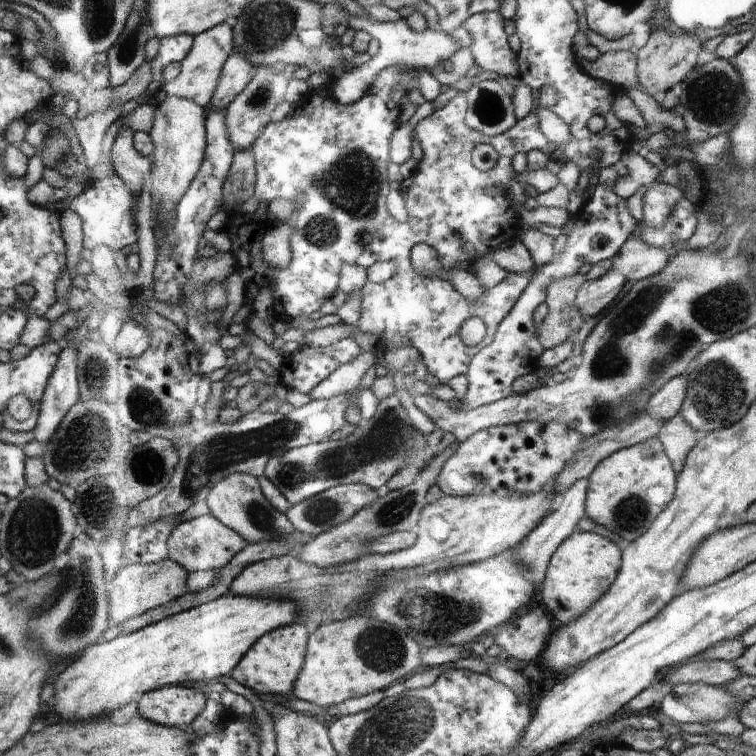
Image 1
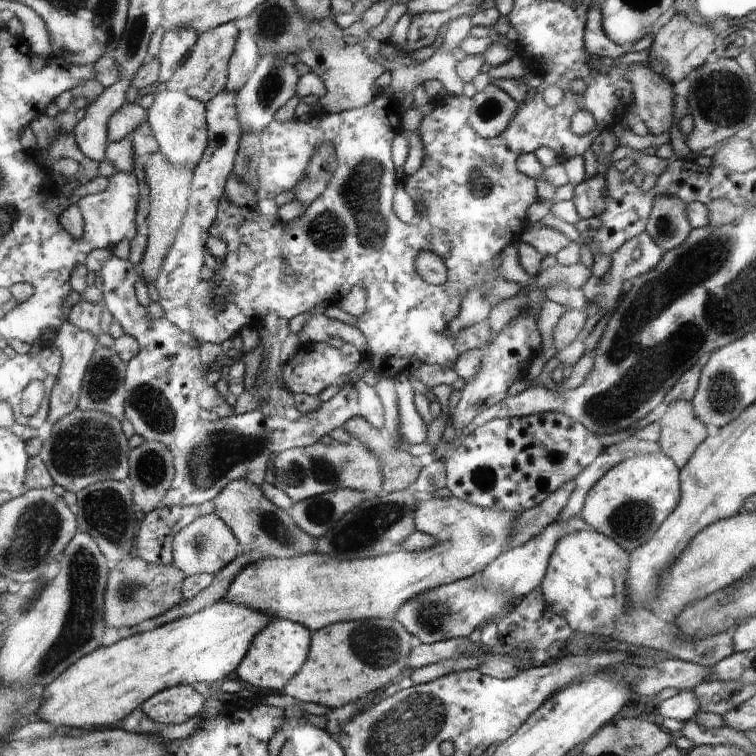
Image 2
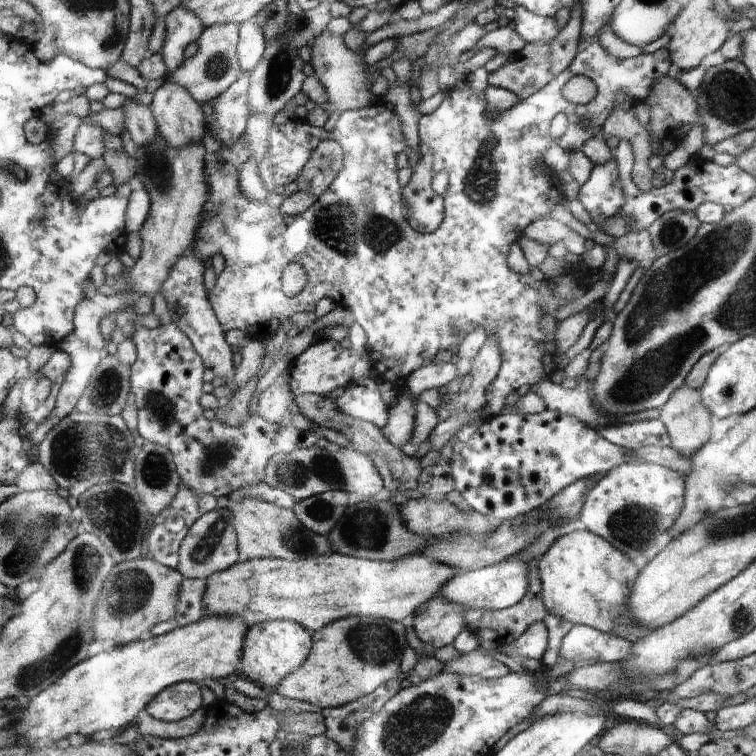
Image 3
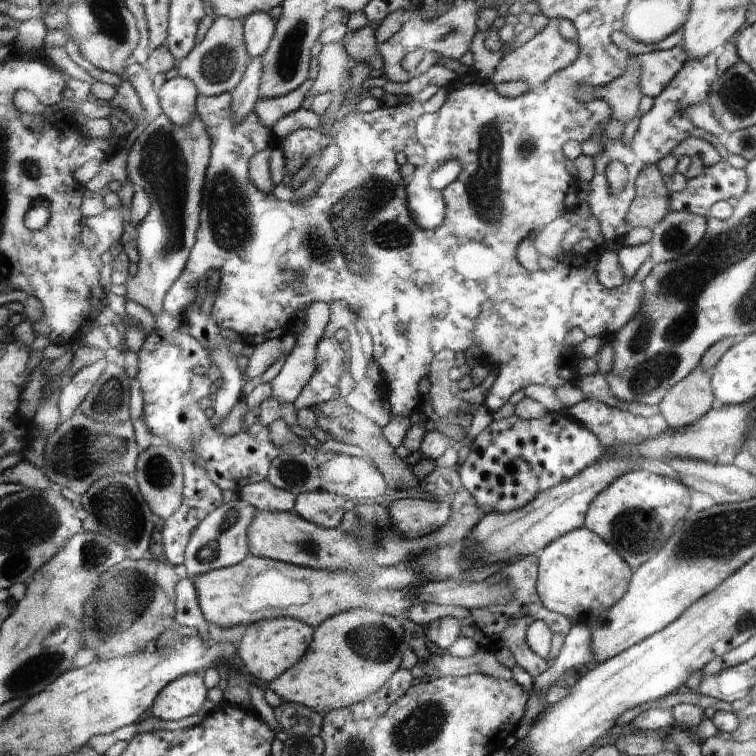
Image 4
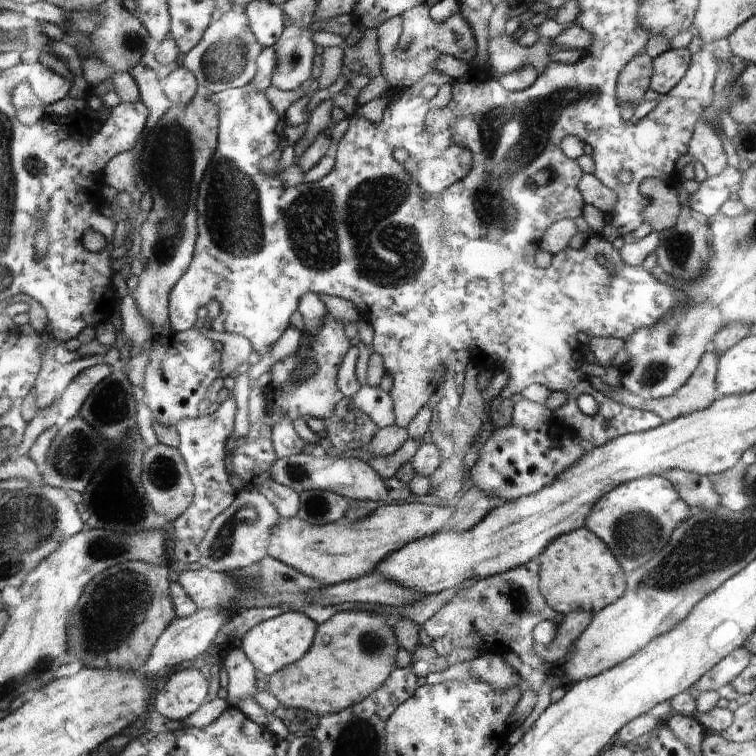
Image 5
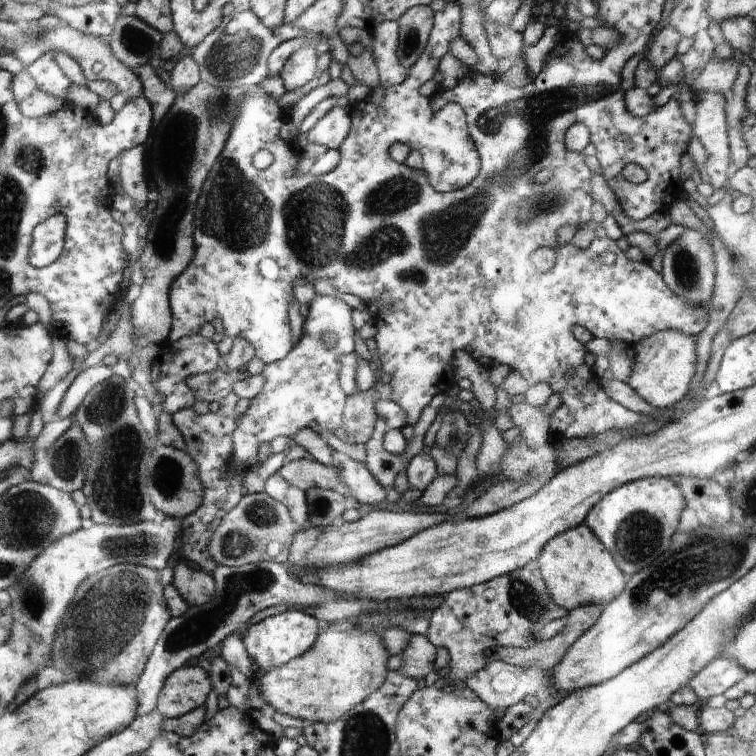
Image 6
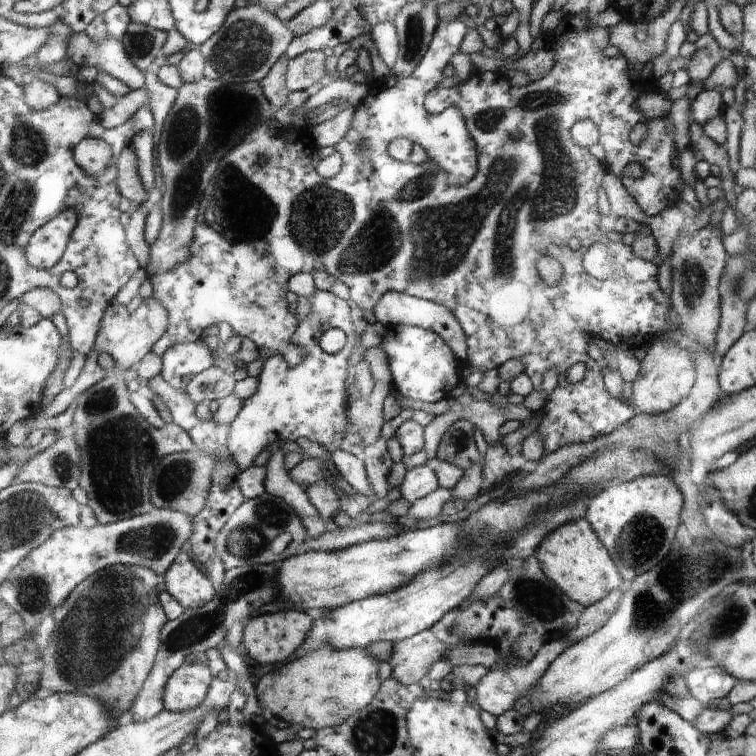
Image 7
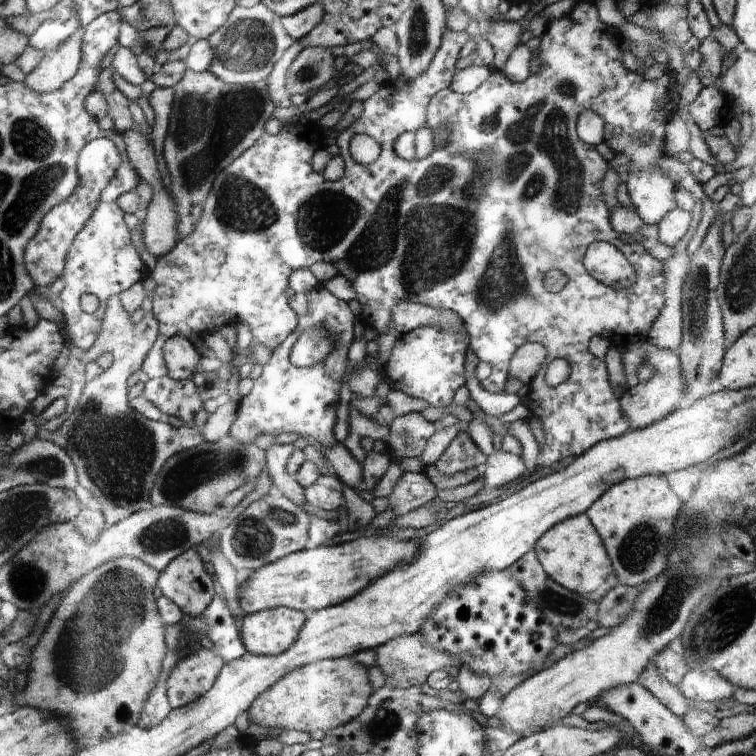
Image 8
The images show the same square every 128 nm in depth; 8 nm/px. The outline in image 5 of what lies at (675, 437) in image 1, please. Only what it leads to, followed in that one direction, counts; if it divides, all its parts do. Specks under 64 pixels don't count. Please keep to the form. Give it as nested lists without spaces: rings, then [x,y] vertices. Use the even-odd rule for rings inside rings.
[[[714,351],[705,353],[702,355],[701,361],[698,363],[697,369],[694,370],[693,376],[689,378],[687,383],[676,391],[672,396],[663,399],[652,399],[646,400],[640,398],[639,396],[633,395],[628,391],[618,386],[615,390],[609,387],[604,381],[601,381],[600,377],[588,376],[586,382],[590,383],[590,386],[598,392],[603,392],[606,396],[613,398],[616,402],[628,405],[633,409],[638,409],[641,411],[648,411],[657,414],[664,422],[674,420],[675,418],[693,413],[694,411],[699,411],[708,408],[716,399],[721,396],[716,388],[716,375],[717,375],[717,364],[719,361],[719,354]]]

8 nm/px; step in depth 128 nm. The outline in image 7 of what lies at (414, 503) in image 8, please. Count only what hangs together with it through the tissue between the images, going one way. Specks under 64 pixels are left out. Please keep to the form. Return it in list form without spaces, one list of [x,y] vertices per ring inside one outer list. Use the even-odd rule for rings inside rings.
[[[427,464],[407,470],[402,484],[399,486],[401,496],[410,504],[429,495],[439,487],[435,474]]]

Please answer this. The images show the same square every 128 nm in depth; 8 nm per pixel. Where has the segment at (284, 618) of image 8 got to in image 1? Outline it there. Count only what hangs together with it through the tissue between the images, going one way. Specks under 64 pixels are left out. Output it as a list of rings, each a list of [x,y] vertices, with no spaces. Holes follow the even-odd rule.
[[[300,624],[281,626],[266,634],[242,657],[240,664],[230,674],[231,678],[260,694],[290,694],[304,666],[308,632]]]

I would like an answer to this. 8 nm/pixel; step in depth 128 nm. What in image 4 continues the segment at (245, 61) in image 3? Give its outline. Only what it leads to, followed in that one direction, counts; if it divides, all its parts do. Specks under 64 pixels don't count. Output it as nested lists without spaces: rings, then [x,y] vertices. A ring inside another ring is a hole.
[[[254,11],[244,18],[245,42],[251,60],[266,52],[276,32],[275,24],[275,20],[264,11]]]

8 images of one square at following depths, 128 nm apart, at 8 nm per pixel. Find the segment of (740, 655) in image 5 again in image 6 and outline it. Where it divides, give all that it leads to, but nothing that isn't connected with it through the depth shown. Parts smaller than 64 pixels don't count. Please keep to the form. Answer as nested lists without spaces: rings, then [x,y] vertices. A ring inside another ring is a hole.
[[[718,656],[713,661],[688,682],[701,702],[705,702],[710,696],[724,694],[747,674],[730,658]]]

